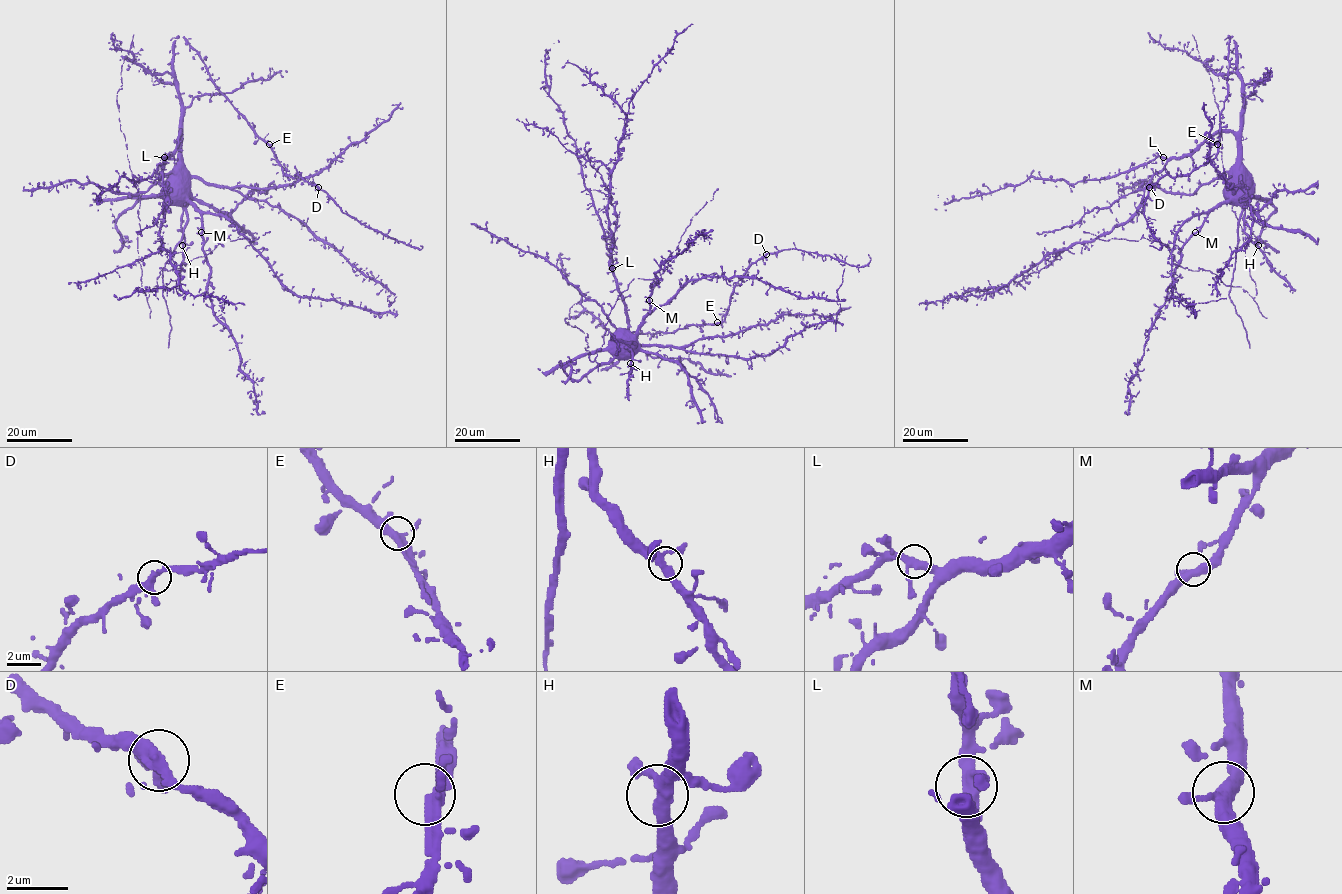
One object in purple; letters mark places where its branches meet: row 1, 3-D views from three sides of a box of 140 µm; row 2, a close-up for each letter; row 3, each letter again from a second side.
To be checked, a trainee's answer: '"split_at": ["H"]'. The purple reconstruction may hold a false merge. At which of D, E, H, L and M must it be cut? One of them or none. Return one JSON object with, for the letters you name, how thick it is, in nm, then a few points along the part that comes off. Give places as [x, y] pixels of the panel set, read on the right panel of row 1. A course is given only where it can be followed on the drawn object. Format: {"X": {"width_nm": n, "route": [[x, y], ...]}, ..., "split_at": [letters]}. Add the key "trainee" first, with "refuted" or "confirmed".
{"trainee": "refuted", "split_at": []}

